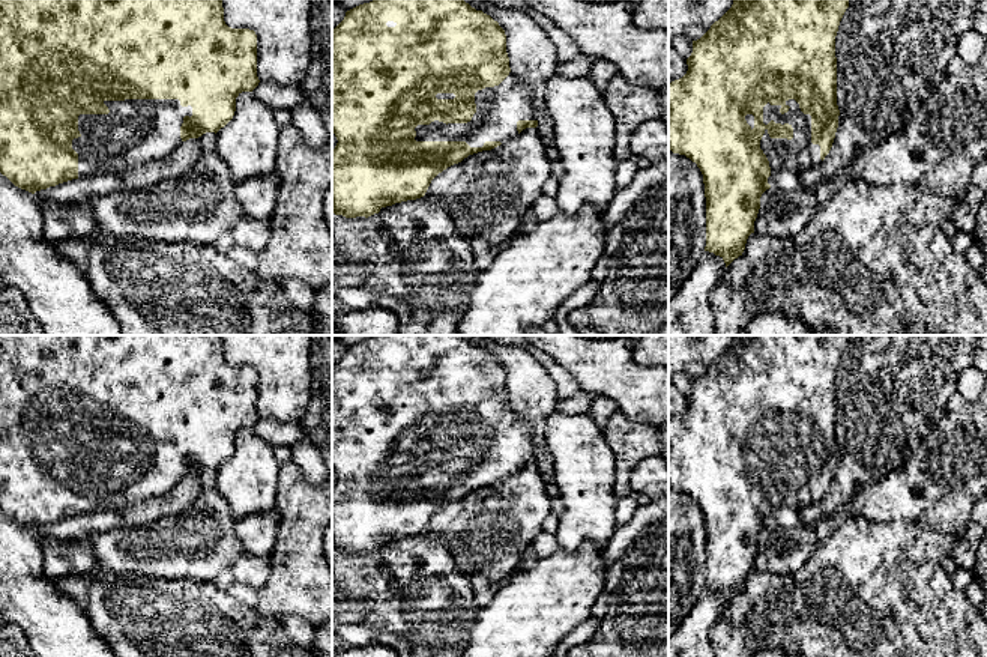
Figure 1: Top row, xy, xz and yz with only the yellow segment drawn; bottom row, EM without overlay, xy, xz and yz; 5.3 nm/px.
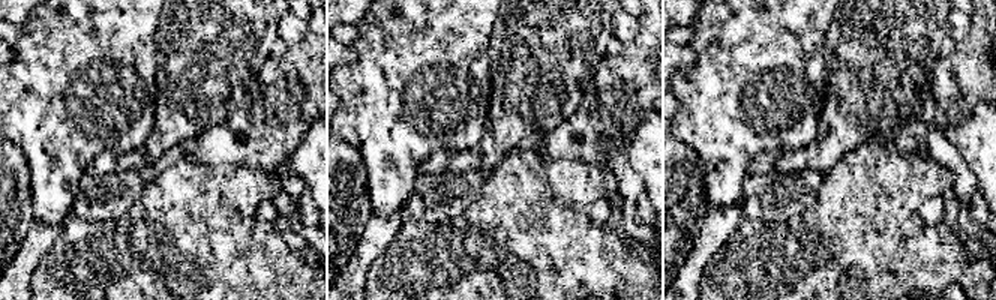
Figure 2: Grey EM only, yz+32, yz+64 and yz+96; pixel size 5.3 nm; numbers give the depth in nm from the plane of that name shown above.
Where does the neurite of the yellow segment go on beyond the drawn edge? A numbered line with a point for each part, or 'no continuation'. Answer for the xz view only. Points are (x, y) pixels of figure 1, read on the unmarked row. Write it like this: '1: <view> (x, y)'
1: xz (498, 445)

